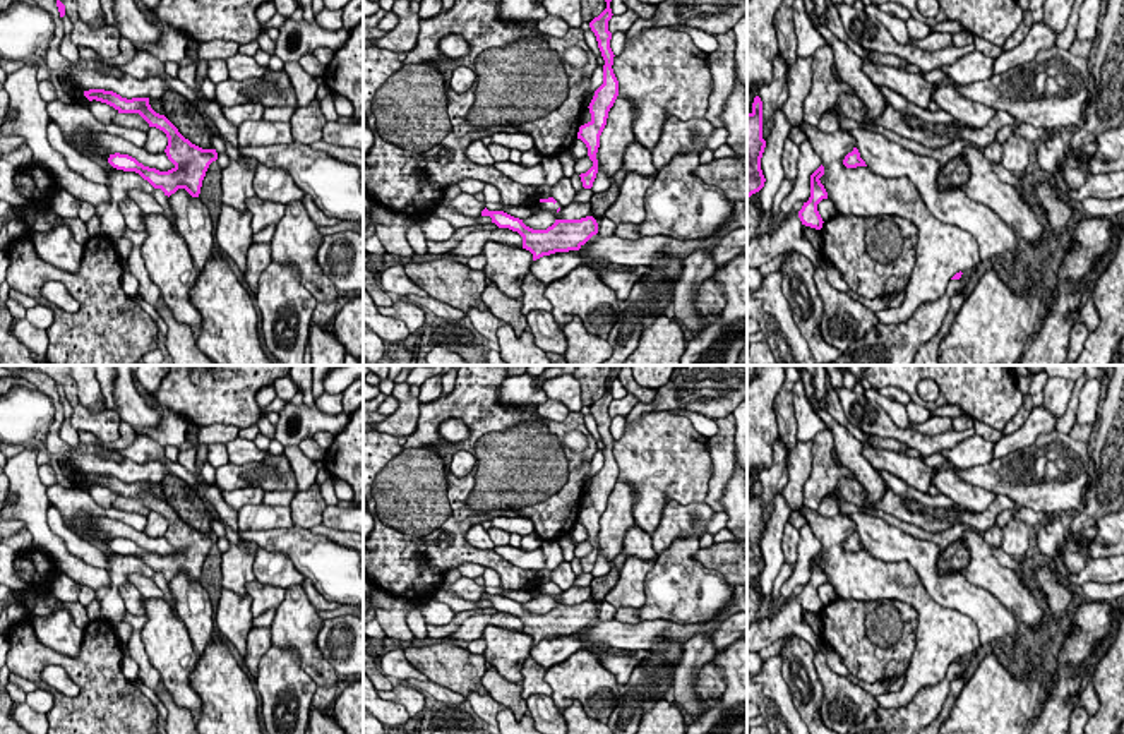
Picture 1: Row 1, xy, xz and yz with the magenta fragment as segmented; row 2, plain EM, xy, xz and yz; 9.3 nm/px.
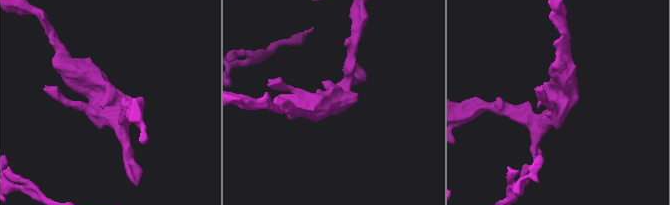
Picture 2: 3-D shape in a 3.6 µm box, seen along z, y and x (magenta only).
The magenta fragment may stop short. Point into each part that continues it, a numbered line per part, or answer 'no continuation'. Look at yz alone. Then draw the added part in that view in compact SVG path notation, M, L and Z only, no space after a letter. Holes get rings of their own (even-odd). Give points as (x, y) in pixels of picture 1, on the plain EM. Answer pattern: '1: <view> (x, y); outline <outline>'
no continuation

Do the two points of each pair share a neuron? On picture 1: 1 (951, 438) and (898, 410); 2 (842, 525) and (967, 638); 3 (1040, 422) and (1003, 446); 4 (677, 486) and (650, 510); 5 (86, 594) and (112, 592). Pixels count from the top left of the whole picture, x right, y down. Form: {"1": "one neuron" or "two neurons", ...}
{"1": "two neurons", "2": "one neuron", "3": "one neuron", "4": "one neuron", "5": "two neurons"}

